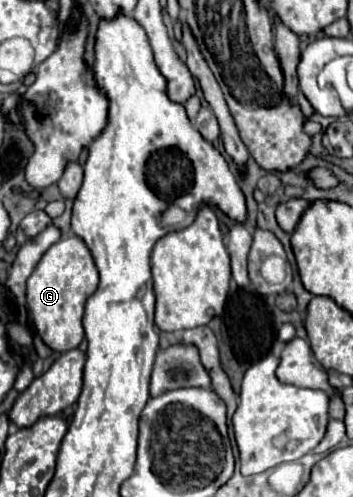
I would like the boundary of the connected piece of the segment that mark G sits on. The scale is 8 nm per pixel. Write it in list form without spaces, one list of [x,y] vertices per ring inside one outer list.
[[[79,236],[61,238],[43,254],[27,280],[27,306],[39,330],[39,336],[49,348],[53,348],[55,352],[67,352],[81,344],[85,336],[81,324],[83,308],[89,294],[97,290],[97,284],[99,274],[93,256]]]

